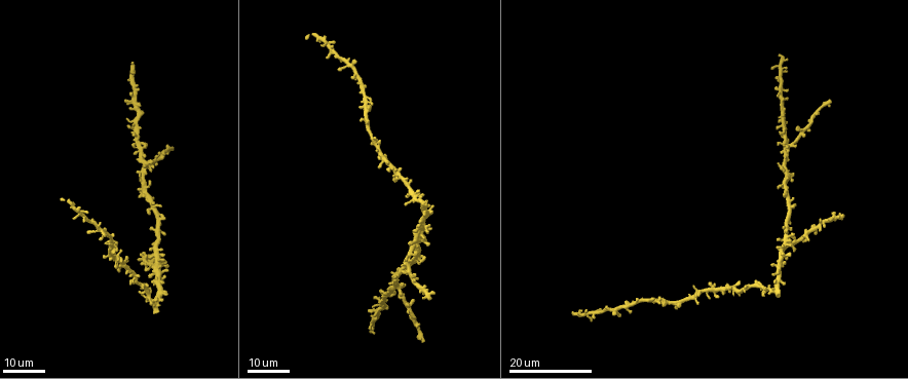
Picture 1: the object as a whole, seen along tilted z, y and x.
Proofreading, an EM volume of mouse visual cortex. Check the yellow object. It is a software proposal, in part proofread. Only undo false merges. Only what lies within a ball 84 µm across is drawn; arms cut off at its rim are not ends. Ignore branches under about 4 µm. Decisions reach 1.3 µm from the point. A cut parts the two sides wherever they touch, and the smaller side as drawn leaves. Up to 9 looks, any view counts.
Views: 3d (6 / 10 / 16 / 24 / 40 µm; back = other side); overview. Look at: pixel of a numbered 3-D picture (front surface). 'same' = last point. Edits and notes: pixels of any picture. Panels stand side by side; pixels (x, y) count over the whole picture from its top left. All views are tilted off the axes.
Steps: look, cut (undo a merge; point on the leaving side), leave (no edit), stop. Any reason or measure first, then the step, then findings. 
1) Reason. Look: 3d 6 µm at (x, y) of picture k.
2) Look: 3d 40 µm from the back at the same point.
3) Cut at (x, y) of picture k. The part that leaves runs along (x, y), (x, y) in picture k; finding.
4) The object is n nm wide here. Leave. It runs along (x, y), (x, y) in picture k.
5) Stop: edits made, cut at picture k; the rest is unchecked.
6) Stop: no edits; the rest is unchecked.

Four arms meet. Look: 3d 24 µm at (147, 163) of picture 1.

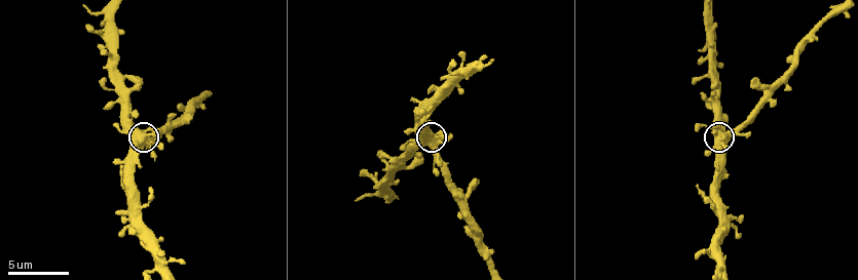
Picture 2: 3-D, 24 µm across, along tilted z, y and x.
Closer look. Look: 3d 6 µm at (140, 132) of picture 2.

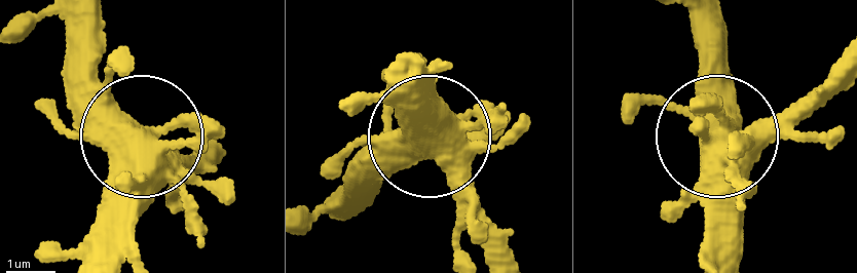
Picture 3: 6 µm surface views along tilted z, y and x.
The object is 470 nm wide here. Leave. It runs along (119, 255), (134, 144), (210, 172) in picture 3; continuous, no second cell.

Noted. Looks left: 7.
Four-way junction. Look: 3d 16 µm at (115, 59) of picture 2.

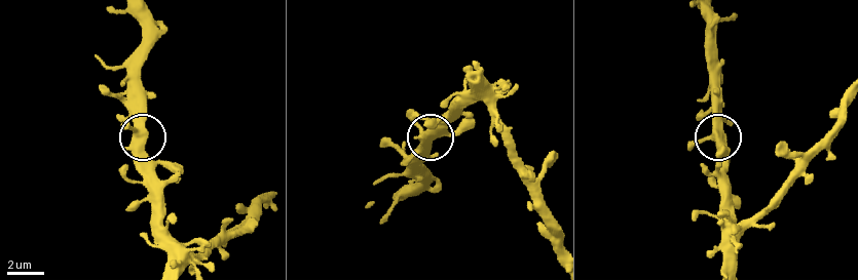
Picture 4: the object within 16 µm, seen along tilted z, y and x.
From behind. Look: 3d 16 µm from the back at (141, 136) of picture 4.

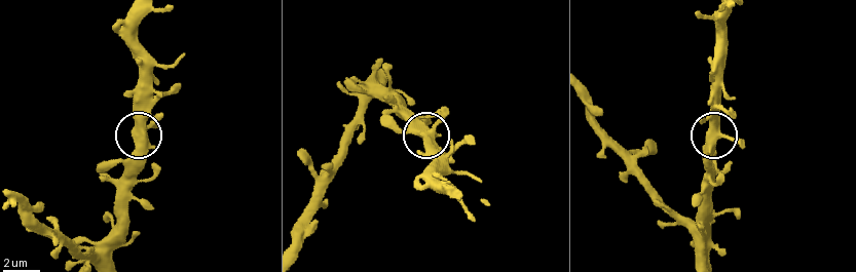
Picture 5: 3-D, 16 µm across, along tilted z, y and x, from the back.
The object is 450 nm wide here. Leave. It runs along (110, 262), (123, 162), (137, 139), (137, 94) in picture 5; one cell here.

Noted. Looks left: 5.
Look: 3d 24 µm at (162, 288) of picture 1.

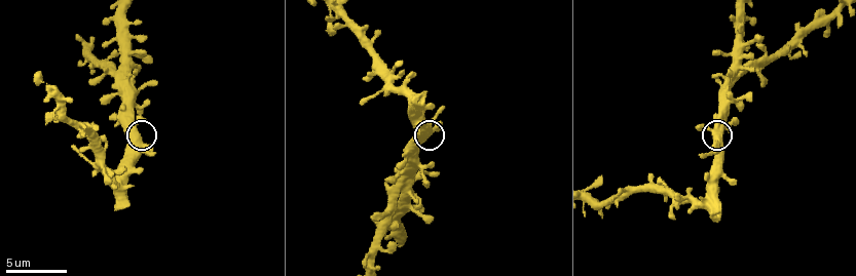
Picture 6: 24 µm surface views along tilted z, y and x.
Look: 3d 6 µm at (141, 136) of picture 6.

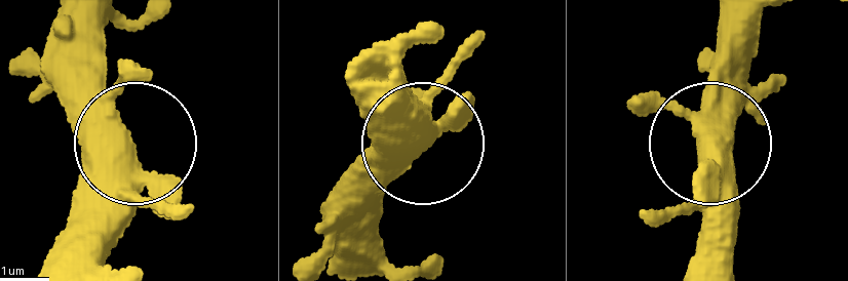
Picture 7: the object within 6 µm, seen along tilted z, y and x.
The side arm is 67 µm long. Leave. All the same cell.

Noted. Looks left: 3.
Look: 3d 10 µm at (393, 196) of picture 6.

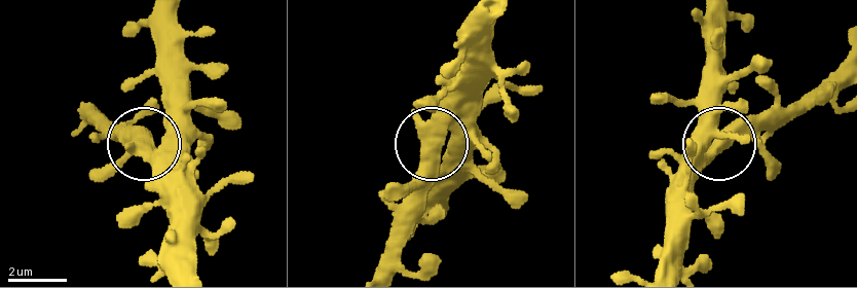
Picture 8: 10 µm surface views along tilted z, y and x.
The object is 520 nm wide here. Leave. Continuous, no second cell.

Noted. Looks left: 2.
Stop: no edits; the rest is unchecked.

